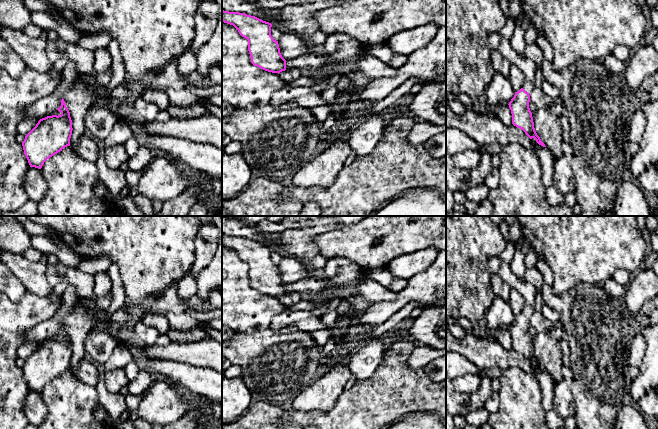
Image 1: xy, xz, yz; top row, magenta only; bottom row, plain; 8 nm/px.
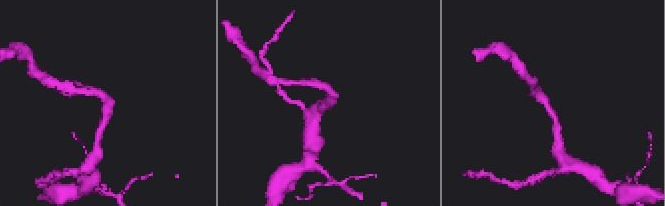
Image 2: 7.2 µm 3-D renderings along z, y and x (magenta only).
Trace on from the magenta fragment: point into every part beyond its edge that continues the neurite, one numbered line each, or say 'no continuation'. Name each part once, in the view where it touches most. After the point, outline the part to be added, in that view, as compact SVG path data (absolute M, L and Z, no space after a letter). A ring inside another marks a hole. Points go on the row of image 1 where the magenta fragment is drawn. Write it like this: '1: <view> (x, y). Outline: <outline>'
1: yz (528, 67). Outline: M502 37L498 50L506 59L509 60L511 65L516 65L523 71L525 75L525 81L522 88L530 94L533 90L535 82L535 63L525 55L521 56L517 54L511 45L510 39L508 38Z

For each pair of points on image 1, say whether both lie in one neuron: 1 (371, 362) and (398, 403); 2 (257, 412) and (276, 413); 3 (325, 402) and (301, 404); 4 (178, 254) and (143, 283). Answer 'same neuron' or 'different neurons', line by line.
1: different neurons
2: same neuron
3: same neuron
4: same neuron

